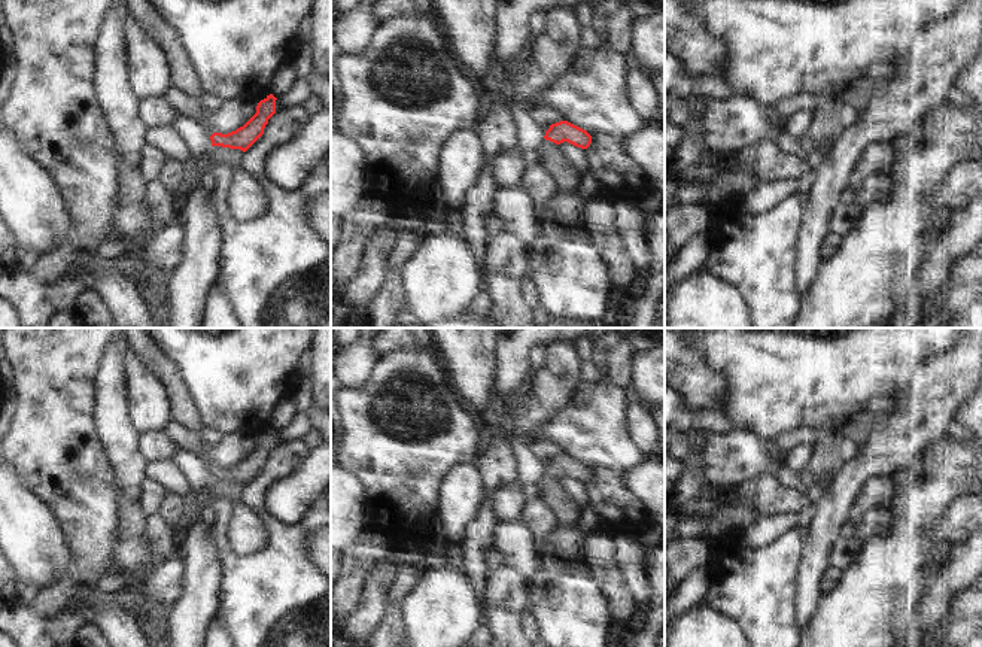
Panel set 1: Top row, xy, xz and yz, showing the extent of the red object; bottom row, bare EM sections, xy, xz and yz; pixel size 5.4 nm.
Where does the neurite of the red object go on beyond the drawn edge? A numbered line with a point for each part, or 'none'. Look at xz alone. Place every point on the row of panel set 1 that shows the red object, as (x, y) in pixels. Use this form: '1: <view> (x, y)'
1: xz (566, 178)

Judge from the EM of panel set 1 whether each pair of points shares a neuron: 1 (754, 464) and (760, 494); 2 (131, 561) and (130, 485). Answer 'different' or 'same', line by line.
1: different
2: same

